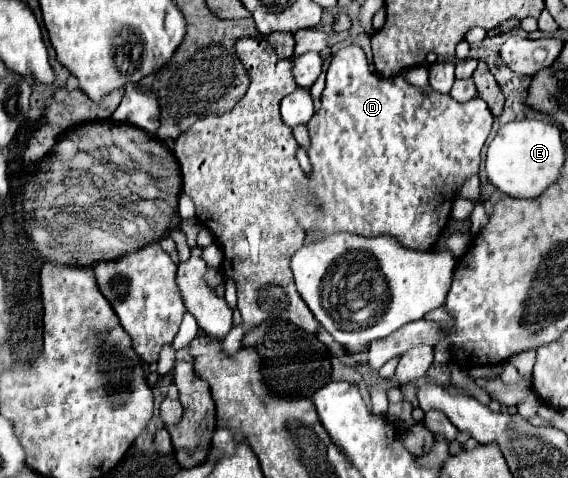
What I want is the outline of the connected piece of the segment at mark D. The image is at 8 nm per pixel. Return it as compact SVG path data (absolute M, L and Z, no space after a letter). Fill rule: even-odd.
M350 44L334 54L334 60L332 60L332 64L328 68L328 74L326 74L326 88L324 88L322 98L320 98L320 110L308 122L310 148L306 152L308 152L308 158L310 158L310 164L312 164L312 174L308 176L306 192L298 194L296 200L292 202L292 212L294 212L296 220L298 220L298 224L306 230L306 234L312 236L312 240L326 238L326 236L330 236L334 232L350 232L350 234L358 234L358 236L390 234L390 236L398 238L398 242L404 244L406 248L430 250L436 244L436 240L440 238L442 228L446 226L446 222L450 218L452 202L454 202L454 196L456 196L460 184L464 184L472 174L478 174L480 152L482 152L482 146L484 146L484 142L486 142L486 138L488 138L488 134L492 130L492 122L494 122L494 118L492 118L492 114L488 110L488 104L482 98L476 96L474 100L468 100L466 104L460 104L460 102L452 100L452 96L440 94L440 92L432 90L430 86L426 90L420 90L418 86L408 84L402 74L394 76L394 78L382 78L380 74L374 74L370 70L364 50L360 46L356 46L356 44ZM306 194L312 194L316 200L314 202L306 200L304 198Z

